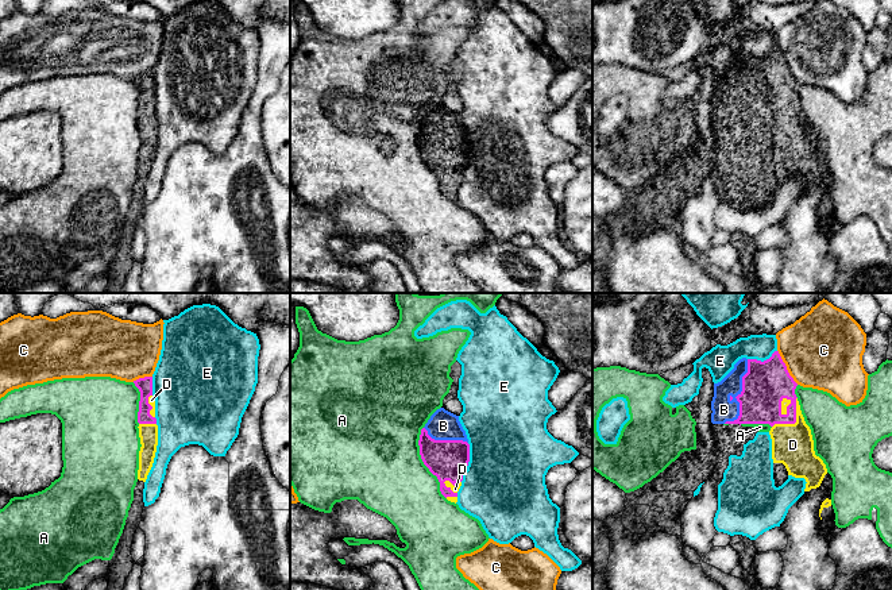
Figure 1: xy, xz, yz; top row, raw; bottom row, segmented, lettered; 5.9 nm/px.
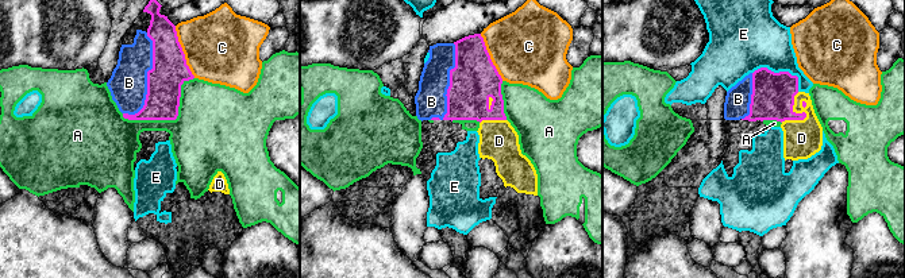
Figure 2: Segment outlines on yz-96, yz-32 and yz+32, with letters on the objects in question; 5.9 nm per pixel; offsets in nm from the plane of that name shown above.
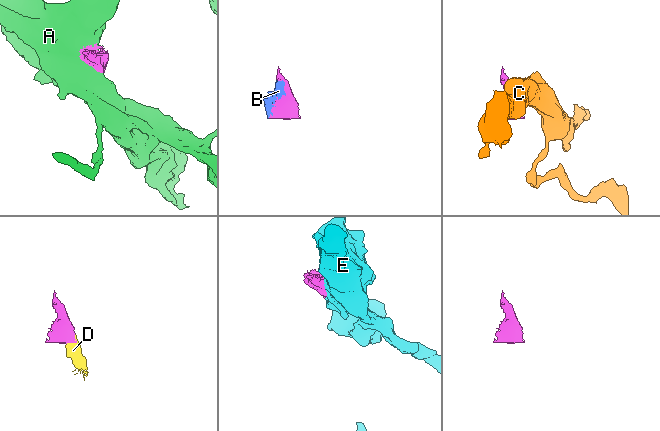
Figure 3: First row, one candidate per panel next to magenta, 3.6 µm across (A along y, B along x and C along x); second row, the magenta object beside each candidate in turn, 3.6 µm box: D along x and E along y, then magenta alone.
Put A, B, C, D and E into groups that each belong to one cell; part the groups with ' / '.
A / B D / C / E

